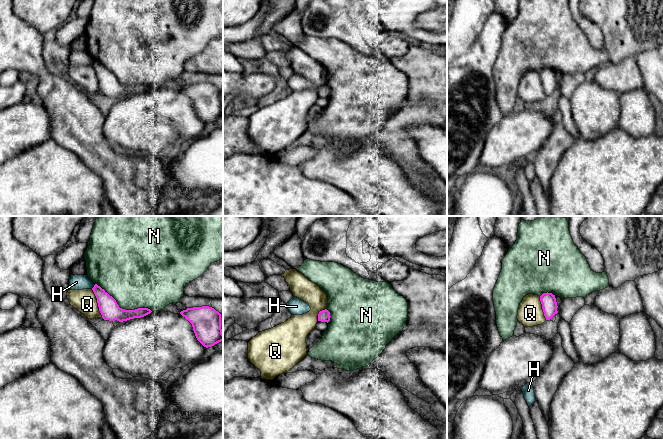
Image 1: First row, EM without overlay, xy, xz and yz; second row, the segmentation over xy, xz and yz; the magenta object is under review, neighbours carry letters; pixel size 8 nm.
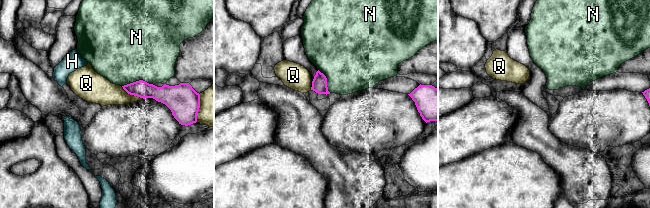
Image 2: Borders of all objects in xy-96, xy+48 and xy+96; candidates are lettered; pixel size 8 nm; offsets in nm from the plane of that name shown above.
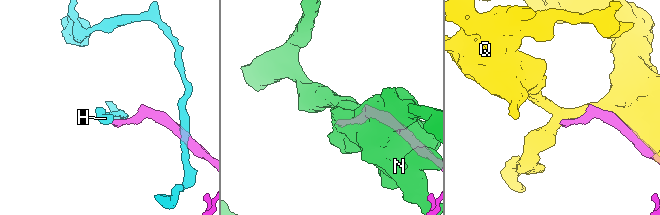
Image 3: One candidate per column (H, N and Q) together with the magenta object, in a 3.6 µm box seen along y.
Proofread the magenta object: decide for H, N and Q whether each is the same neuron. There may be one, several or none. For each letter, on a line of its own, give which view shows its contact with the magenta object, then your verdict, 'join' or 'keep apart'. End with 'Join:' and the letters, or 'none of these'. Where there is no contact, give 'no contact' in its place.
H: xy | keep apart
N: xy | keep apart
Q: xy | keep apart
Join: none of these

